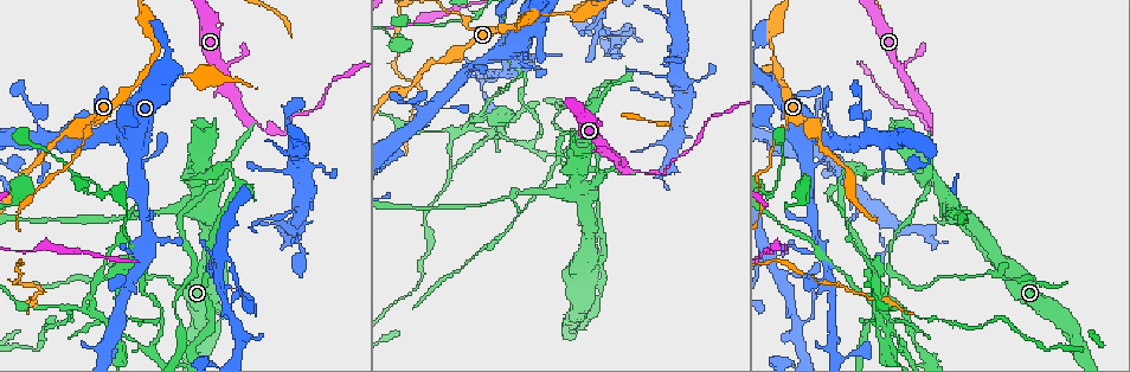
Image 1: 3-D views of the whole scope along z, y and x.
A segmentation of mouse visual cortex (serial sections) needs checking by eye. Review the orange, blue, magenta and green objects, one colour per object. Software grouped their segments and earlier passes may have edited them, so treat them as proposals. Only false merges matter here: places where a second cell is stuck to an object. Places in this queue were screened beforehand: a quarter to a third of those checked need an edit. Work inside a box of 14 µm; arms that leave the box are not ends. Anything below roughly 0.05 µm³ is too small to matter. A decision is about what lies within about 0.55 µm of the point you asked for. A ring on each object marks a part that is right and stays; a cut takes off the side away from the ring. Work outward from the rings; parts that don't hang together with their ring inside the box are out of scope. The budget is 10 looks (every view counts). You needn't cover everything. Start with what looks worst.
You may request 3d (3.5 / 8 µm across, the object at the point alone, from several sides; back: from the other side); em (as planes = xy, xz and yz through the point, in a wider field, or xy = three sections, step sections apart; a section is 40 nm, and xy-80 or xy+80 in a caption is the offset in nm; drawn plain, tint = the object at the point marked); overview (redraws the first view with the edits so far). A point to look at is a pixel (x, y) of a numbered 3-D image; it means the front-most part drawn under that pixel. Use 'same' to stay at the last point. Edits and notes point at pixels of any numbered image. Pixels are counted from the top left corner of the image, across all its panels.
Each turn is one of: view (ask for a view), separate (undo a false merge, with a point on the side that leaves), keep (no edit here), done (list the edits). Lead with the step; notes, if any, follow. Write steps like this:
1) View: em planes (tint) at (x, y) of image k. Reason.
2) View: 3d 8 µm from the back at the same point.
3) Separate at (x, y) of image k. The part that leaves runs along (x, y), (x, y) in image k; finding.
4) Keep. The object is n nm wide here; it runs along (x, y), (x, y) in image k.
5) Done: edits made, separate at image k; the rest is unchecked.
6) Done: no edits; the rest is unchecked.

View: 3d 3.5 µm from the back at (976, 236) of image 1. A narrow waist.

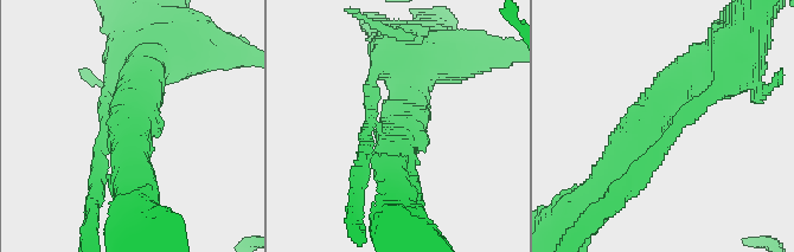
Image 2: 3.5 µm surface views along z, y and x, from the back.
View: em xy step 2 (tint) at (381, 134) of image 2. 3 arms meet here; the arms are 200, 500, 600 nm wide; now the EM.

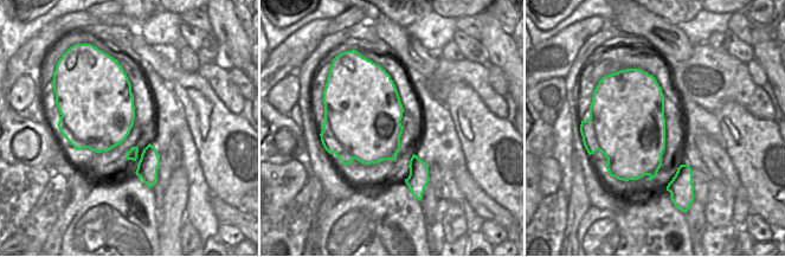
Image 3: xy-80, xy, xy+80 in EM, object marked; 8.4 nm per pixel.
Keep. It runs along (596, 193), (674, 88), (702, 70) in image 2; one cell here.

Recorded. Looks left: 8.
View: 3d 3.5 µm at (266, 131) of image 1.

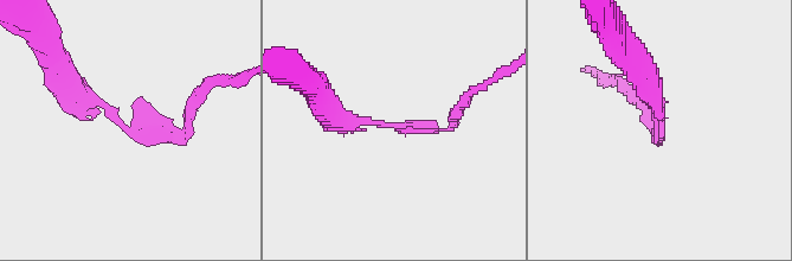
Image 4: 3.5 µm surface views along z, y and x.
View: em xy step 3 (tint) at (130, 130) of image 4. The arms are 100, 300 nm wide.

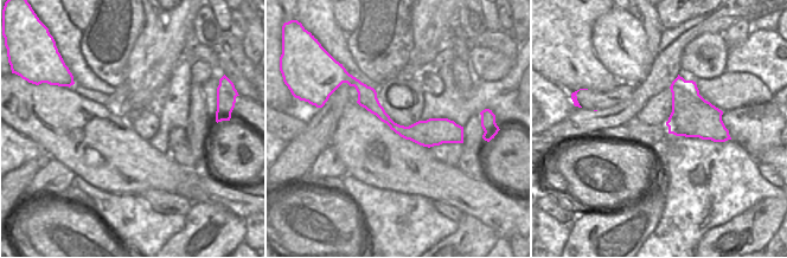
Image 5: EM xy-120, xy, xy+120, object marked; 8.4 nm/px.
Separate at (172, 129) of image 4. The part that leaves runs along (134, 133), (185, 133), (210, 86) in image 4; two cells meet here.

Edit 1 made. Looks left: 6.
View: overview.

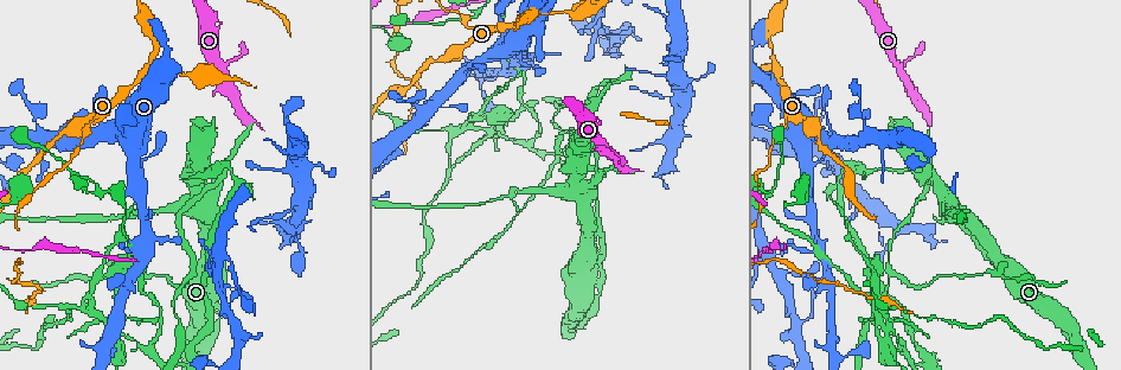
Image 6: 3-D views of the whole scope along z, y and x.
View: 3d 8 µm at (599, 176) of image 6. Four or more arms meet.

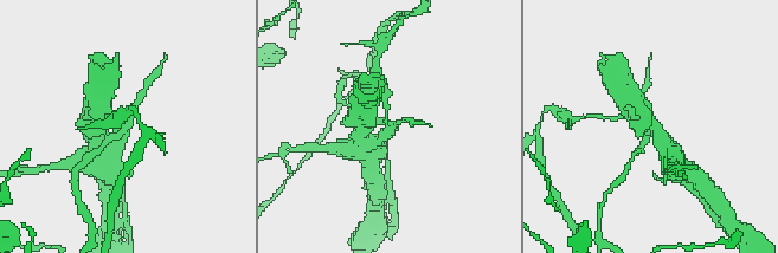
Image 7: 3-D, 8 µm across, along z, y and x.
View: 3d 3.5 µm at (125, 128) of image 7. Zoom in.

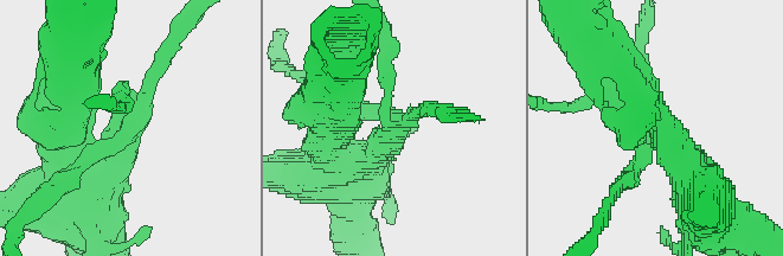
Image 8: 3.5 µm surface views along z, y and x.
View: em xy step 2 (tint) at (129, 124) of image 8. Now the EM.

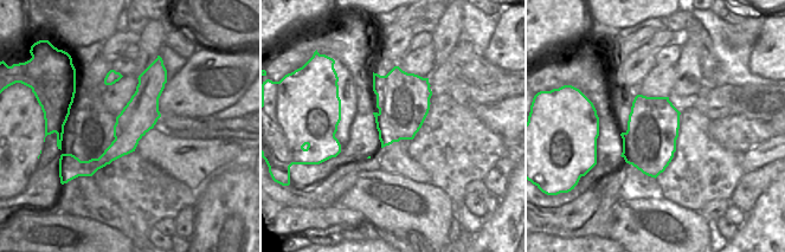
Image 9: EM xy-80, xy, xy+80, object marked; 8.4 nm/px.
Separate at (155, 71) of image 8. The part that leaves runs along (392, 132), (385, 126), (389, 50) in image 8; two cells meet here.

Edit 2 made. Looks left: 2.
Done: edits made, separate at image 4, separate at image 8; the rest is unchecked.

